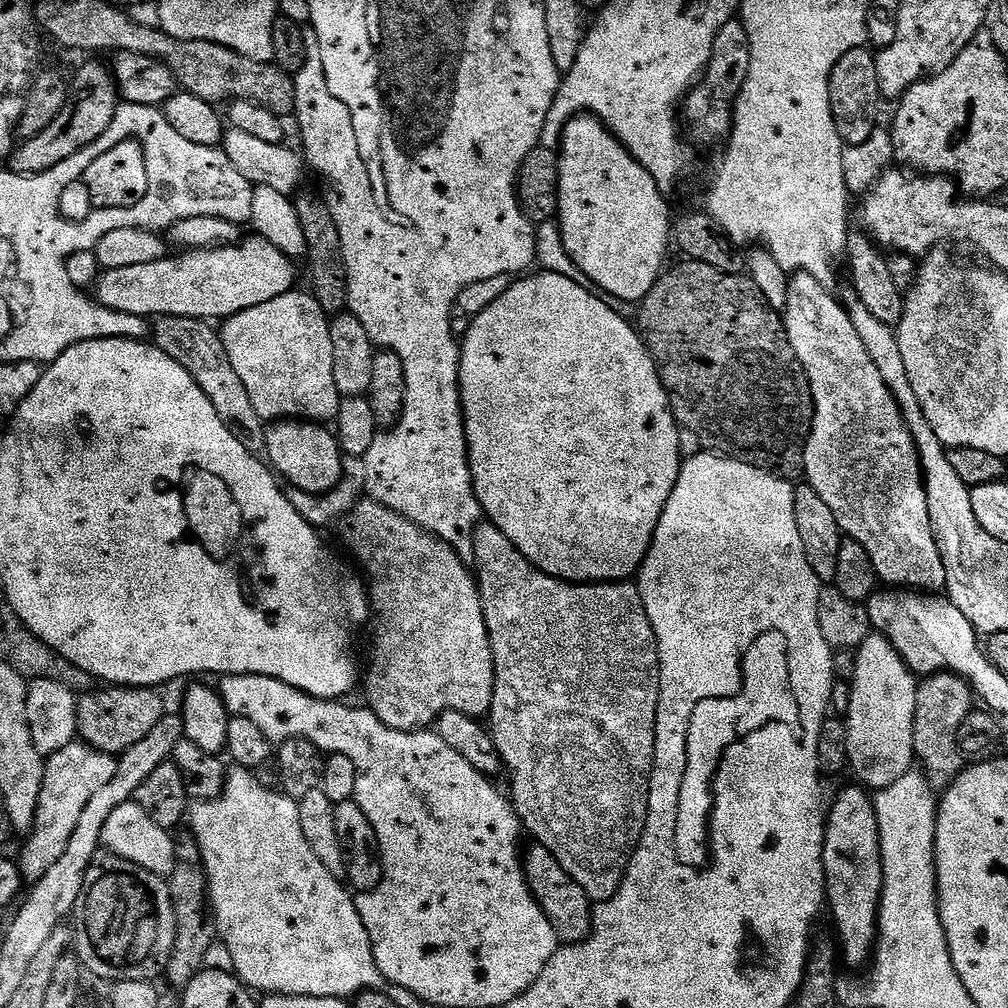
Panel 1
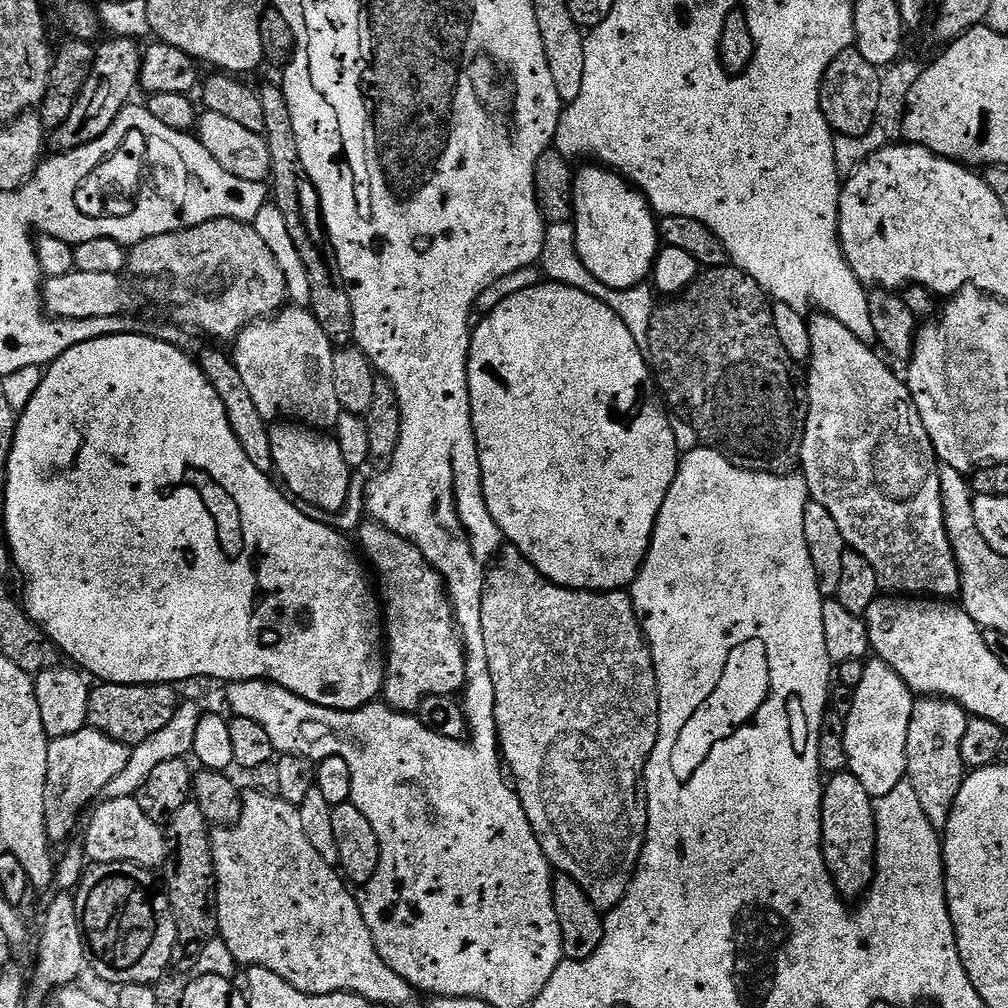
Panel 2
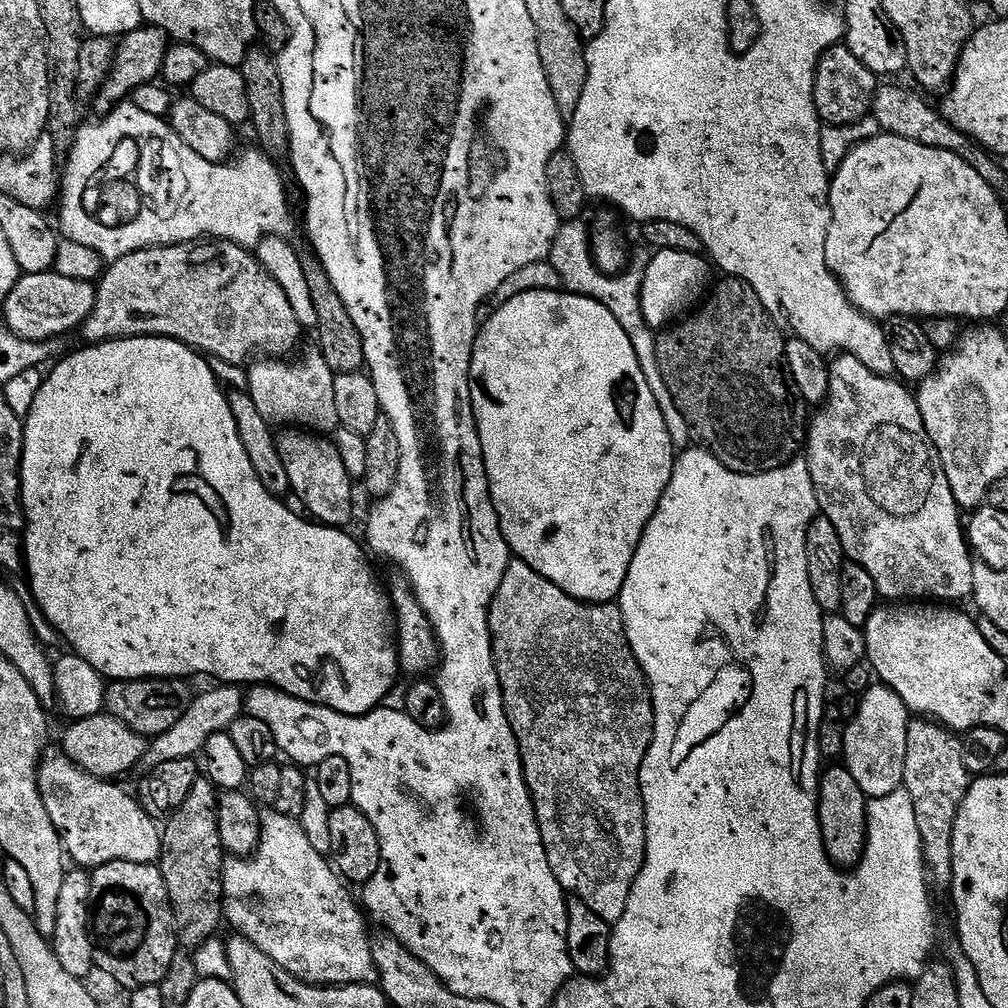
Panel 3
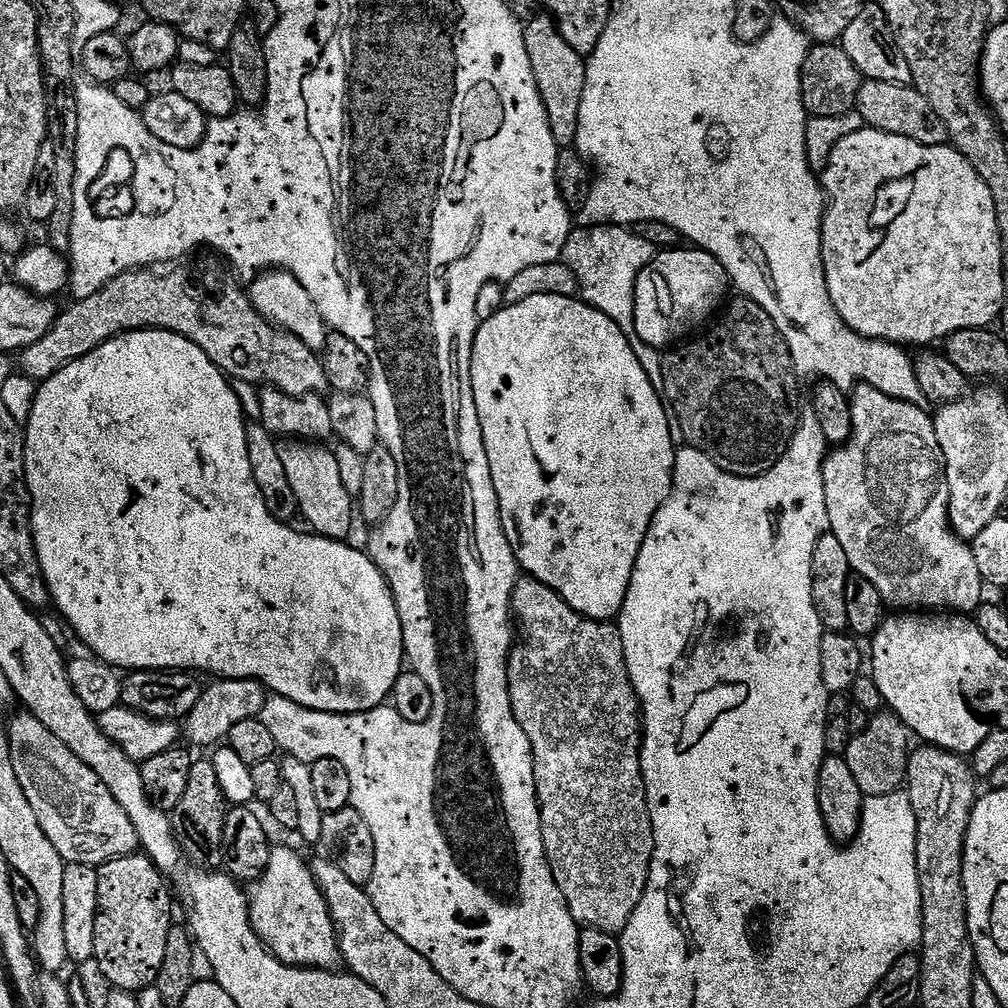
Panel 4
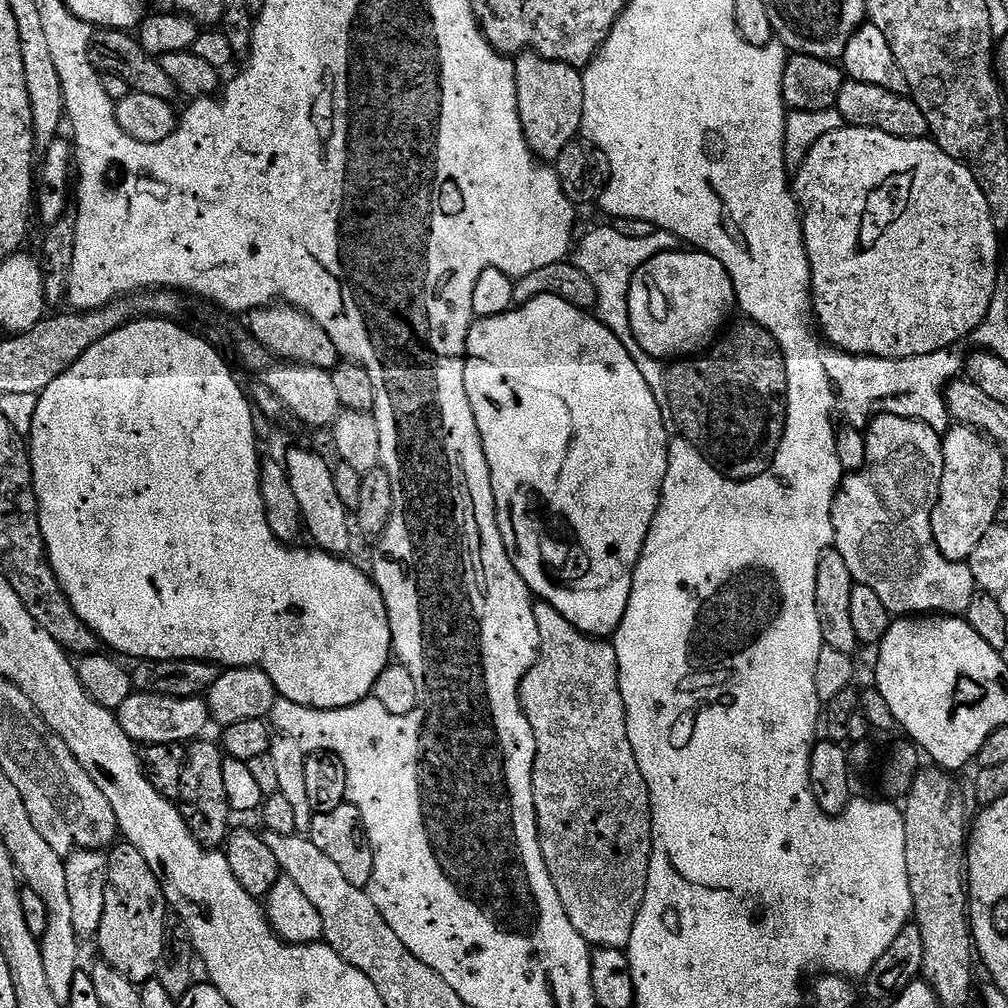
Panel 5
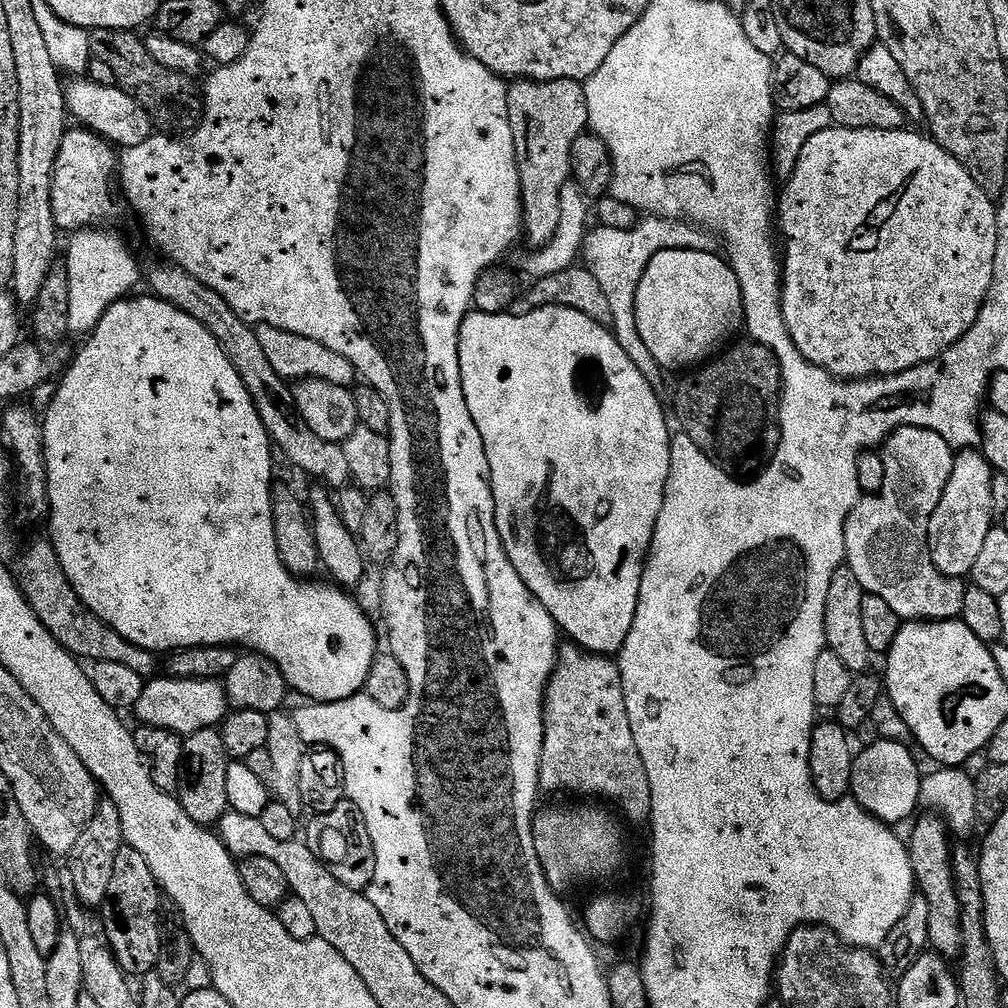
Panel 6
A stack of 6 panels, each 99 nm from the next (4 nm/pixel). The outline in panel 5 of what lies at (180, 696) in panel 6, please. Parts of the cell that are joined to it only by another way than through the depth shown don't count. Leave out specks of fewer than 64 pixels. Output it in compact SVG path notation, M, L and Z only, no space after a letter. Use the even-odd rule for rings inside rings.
M133 691L120 708L115 709L118 722L122 730L132 743L137 746L145 744L183 744L199 740L210 725L208 705L199 696L190 698L174 698L173 696L159 696L149 692Z

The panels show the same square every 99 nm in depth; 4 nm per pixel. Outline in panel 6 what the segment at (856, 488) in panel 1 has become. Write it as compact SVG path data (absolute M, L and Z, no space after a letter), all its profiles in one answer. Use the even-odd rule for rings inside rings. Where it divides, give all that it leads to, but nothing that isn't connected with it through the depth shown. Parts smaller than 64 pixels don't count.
M897 428L890 433L882 445L886 466L886 482L878 494L868 494L859 500L844 527L846 534L846 566L858 578L858 582L869 596L882 598L890 610L904 622L927 622L929 620L955 620L962 614L965 581L943 576L934 566L932 551L928 549L930 518L942 502L946 482L954 470L954 450L934 430L925 428Z

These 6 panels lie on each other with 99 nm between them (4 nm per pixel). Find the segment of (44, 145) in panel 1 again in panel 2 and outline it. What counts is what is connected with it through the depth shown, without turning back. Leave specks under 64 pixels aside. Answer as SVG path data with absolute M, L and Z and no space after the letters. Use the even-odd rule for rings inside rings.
M108 38L104 45L96 48L96 56L92 60L92 67L88 69L88 77L82 86L82 94L78 94L78 102L74 102L74 110L70 110L70 118L62 122L51 133L50 140L57 144L60 152L69 152L78 146L86 146L110 126L114 126L114 118L126 107L129 107L131 98L138 92L140 82L140 61L142 48L132 38Z

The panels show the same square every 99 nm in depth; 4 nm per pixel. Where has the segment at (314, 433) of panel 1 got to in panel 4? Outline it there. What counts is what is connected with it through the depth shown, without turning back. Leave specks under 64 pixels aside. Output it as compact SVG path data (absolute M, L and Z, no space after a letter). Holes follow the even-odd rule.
M284 438L278 443L278 455L282 458L282 467L286 470L286 478L290 478L290 486L294 490L294 498L298 498L299 515L315 535L325 536L331 540L347 541L352 532L352 512L354 516L354 497L342 486L342 477L338 474L338 458L331 447L320 442Z

